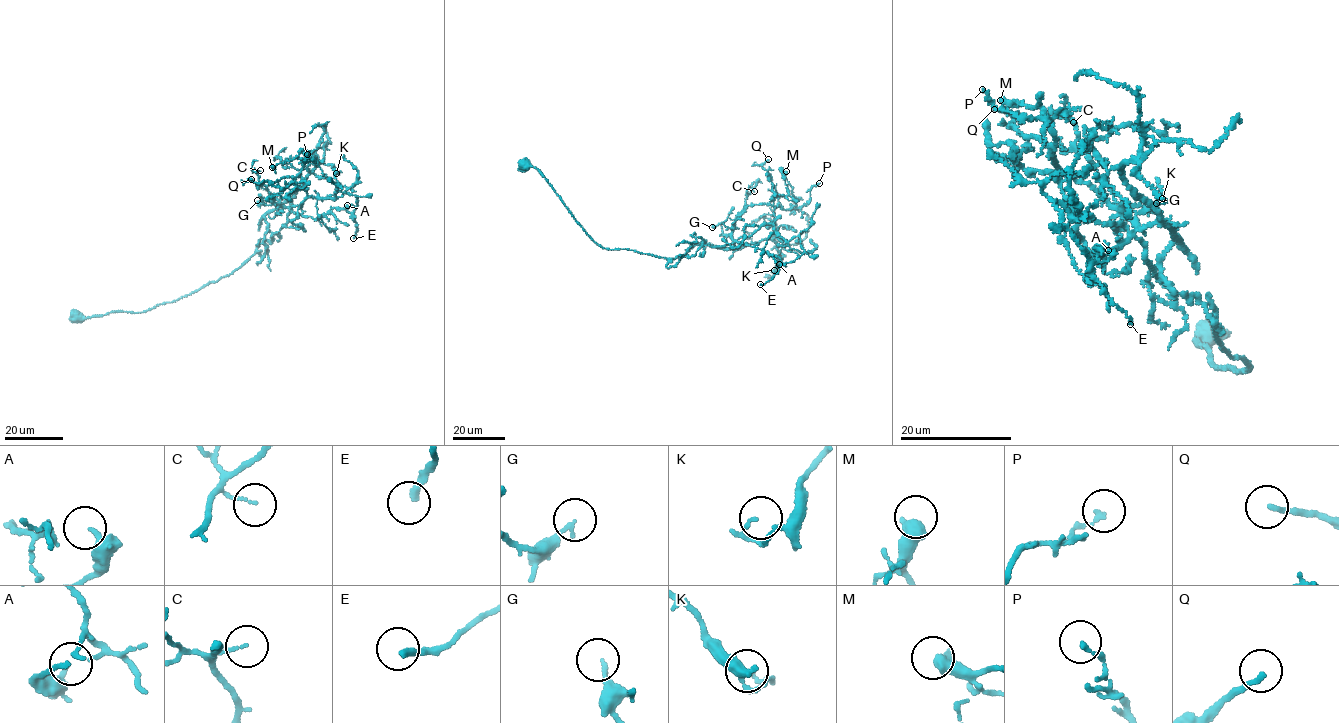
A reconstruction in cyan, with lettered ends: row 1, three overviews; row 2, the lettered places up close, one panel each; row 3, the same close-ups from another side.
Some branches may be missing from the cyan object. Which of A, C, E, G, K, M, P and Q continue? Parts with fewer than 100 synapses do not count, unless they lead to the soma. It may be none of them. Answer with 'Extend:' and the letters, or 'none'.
Extend: none

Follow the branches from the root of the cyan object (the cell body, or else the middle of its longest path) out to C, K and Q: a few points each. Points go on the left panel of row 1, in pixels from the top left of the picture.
C: (75, 315), (144, 311), (263, 256), (291, 210), (272, 201), (260, 170)
K: (75, 315), (144, 311), (217, 281), (263, 256), (319, 164), (336, 173)
Q: (75, 315), (144, 311), (263, 256), (291, 210), (272, 197), (293, 179), (251, 179)

